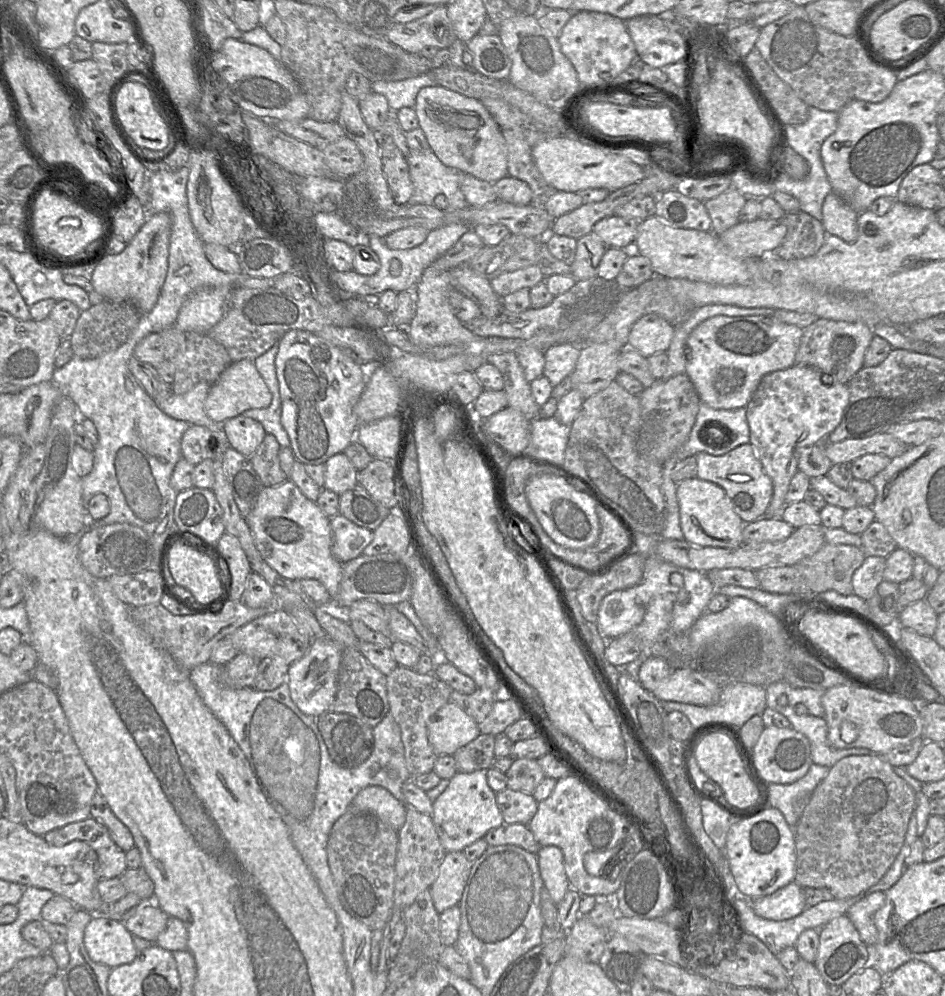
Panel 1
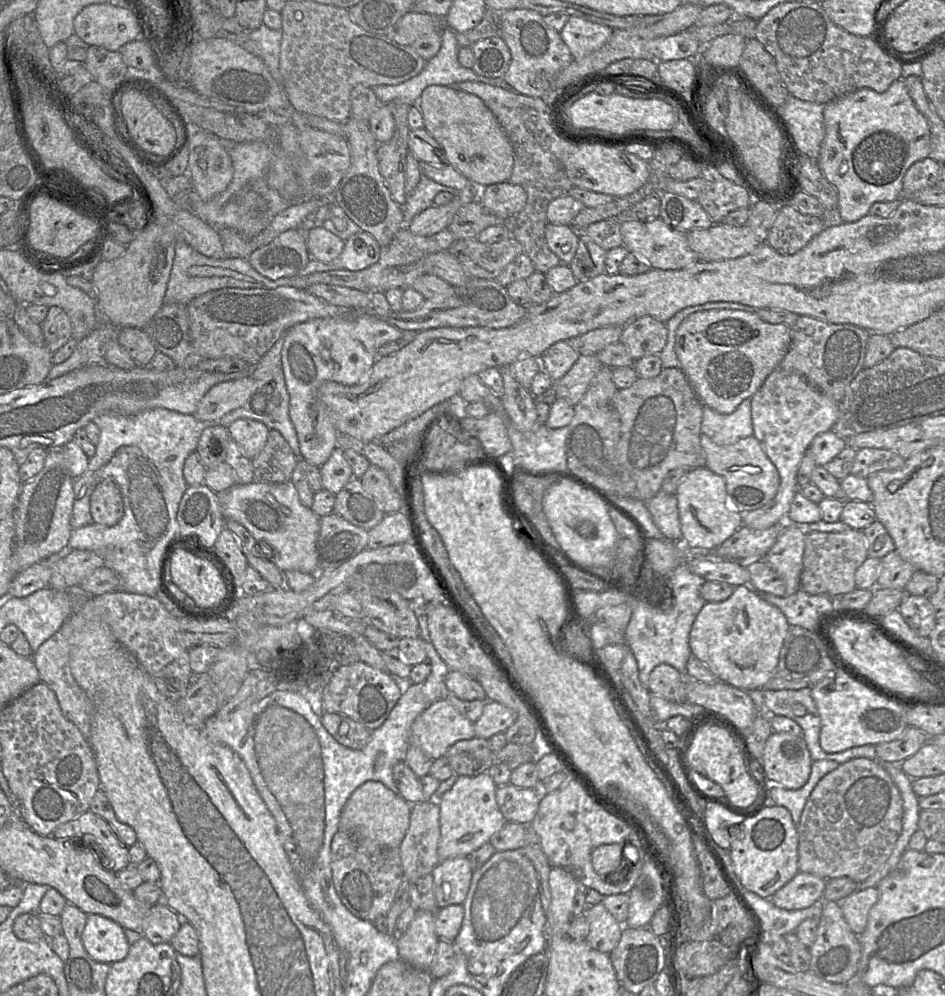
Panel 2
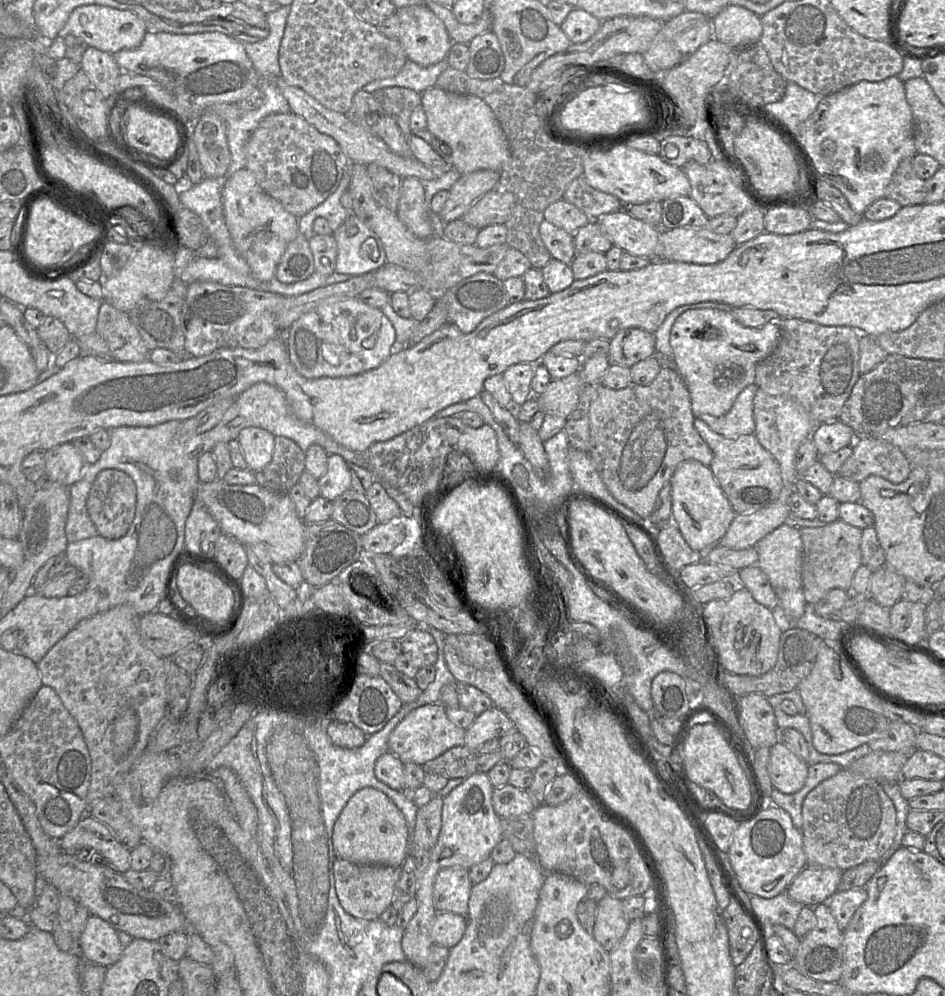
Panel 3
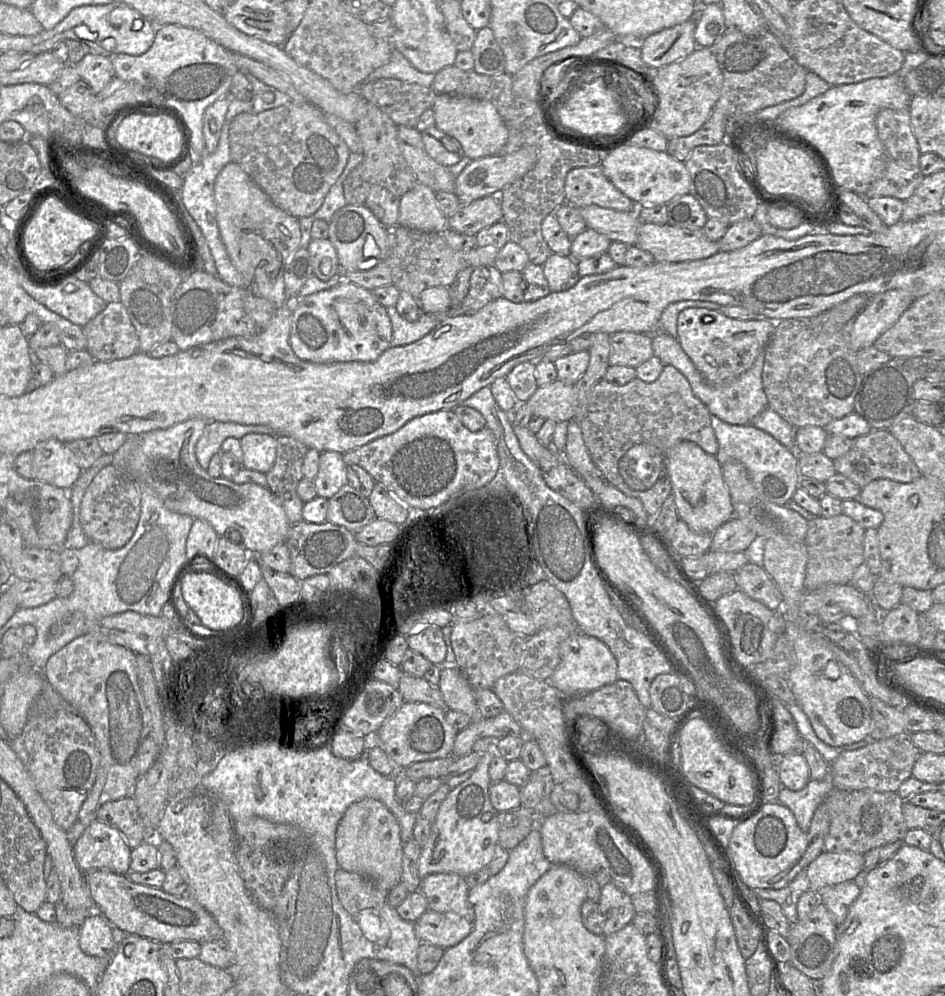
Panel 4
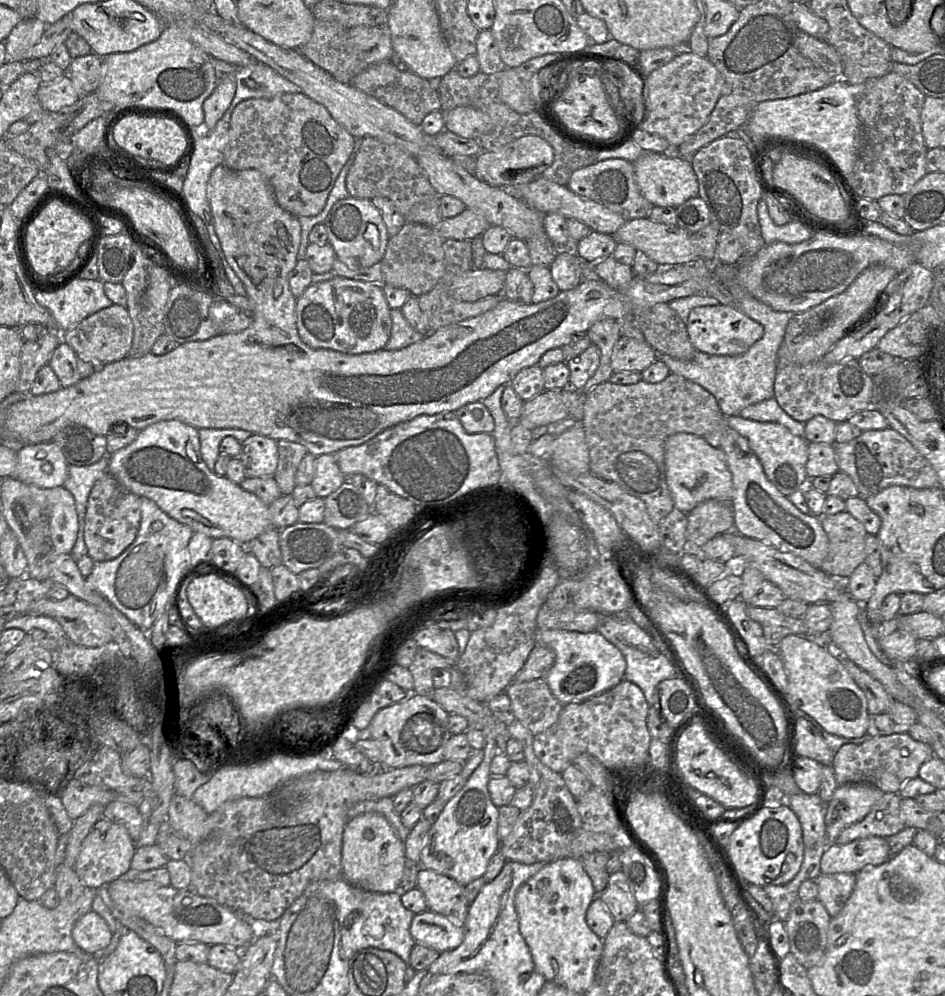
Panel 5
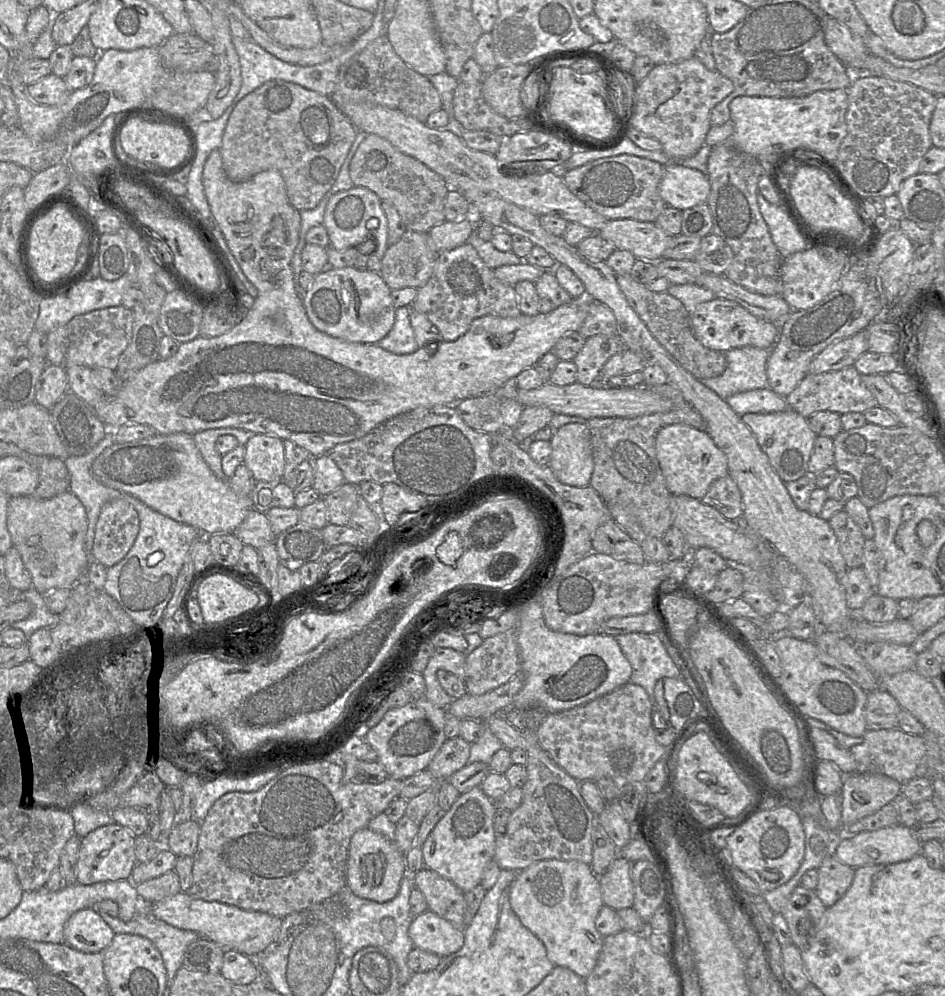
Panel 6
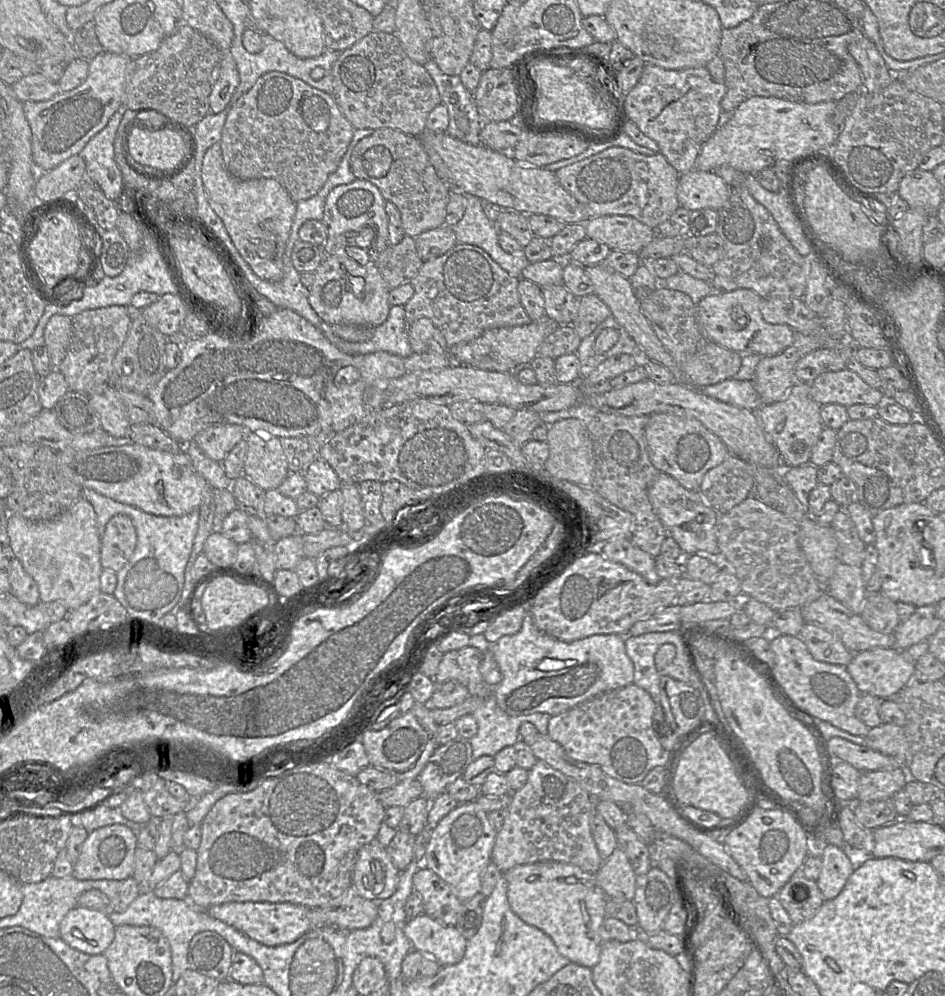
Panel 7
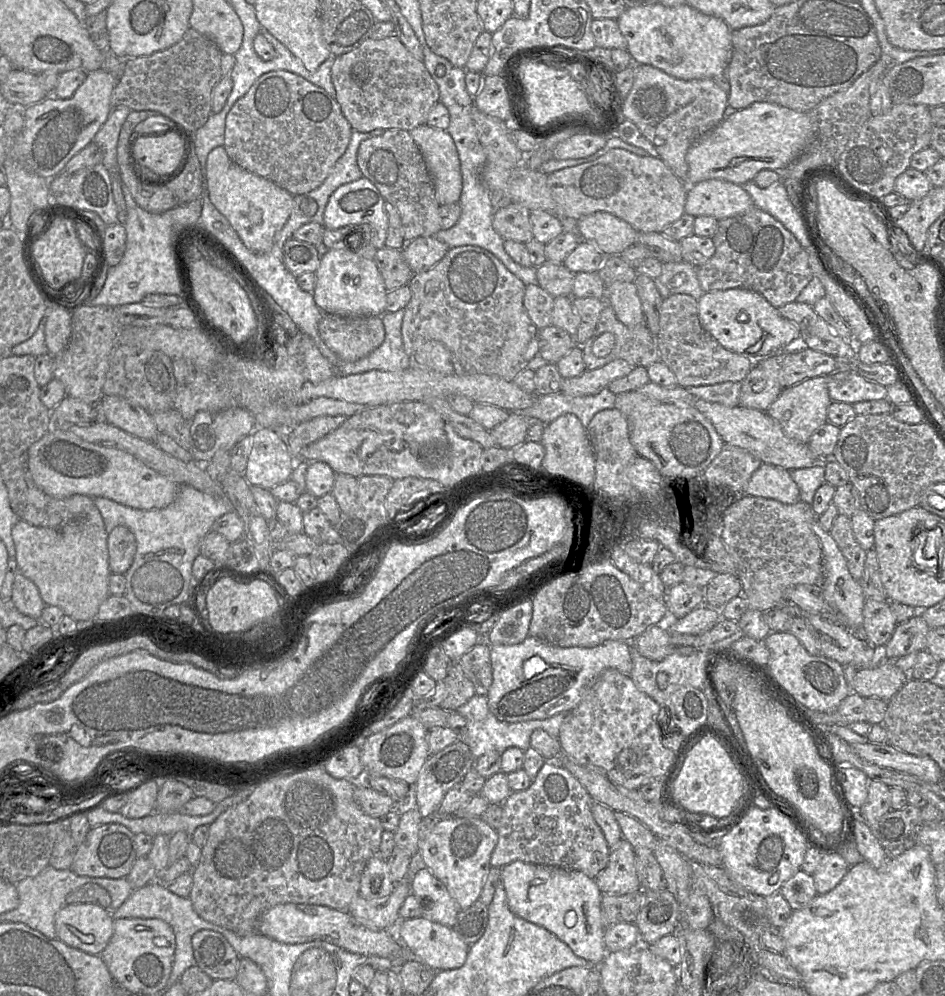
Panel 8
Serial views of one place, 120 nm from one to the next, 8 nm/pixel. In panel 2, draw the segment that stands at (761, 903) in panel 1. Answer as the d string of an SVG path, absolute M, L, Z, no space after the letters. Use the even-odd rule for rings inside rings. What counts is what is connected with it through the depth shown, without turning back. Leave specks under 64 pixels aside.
M798 872L792 880L776 891L771 902L784 910L808 908L823 897L826 880L809 873Z

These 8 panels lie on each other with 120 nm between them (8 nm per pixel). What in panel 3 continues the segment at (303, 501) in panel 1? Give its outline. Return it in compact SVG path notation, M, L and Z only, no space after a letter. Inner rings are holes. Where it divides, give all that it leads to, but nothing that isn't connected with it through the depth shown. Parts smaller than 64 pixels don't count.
M222 479L201 483L195 499L203 503L218 522L223 534L237 539L243 546L251 546L257 557L266 563L297 561L304 549L306 523L300 519L288 493L275 493L254 485L229 485Z

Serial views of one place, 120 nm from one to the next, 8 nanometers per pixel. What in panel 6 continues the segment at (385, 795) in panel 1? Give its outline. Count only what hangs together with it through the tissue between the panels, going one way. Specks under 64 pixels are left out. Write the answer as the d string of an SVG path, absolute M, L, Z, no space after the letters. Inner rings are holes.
M368 827L357 830L351 836L346 868L346 887L356 896L379 903L392 900L399 892L404 871L404 853L389 839Z

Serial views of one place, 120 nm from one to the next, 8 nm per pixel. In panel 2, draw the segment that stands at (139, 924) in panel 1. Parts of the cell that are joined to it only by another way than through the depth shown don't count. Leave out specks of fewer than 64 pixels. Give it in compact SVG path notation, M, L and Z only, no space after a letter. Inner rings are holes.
M164 902L155 903L143 919L141 933L152 943L169 943L183 921Z

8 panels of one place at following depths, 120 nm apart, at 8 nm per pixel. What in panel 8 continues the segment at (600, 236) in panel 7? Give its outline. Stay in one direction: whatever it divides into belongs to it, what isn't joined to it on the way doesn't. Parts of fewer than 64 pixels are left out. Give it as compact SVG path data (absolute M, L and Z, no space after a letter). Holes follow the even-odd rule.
M605 211L580 217L576 221L576 232L605 256L620 255L636 243L638 234L628 222Z

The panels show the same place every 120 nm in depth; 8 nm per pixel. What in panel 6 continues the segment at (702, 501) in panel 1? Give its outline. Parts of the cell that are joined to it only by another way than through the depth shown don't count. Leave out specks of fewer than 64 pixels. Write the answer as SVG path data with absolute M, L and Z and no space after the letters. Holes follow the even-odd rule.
M685 424L667 425L656 434L655 450L671 495L686 495L701 500L715 480L728 475L727 458L706 430Z

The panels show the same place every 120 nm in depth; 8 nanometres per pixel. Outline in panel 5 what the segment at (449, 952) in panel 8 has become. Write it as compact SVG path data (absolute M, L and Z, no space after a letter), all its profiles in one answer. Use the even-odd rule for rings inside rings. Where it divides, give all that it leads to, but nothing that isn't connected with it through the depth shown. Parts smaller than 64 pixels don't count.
M428 909L414 915L410 933L417 944L442 953L457 948L463 942L465 929L446 916Z

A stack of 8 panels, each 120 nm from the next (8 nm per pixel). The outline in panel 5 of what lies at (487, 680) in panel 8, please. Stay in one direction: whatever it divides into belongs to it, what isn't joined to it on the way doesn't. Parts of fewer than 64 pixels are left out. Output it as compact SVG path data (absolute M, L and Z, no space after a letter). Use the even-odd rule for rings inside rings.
M419 648L408 667L413 677L413 691L422 696L432 697L435 689L432 678L432 670L435 668L450 669L454 666L454 661L450 661L427 649Z

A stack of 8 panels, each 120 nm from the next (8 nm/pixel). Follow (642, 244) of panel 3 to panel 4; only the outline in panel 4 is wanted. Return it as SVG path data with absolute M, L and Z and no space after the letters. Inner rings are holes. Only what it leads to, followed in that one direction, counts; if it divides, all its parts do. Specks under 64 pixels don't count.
M595 204L579 208L587 228L628 246L635 245L640 225L636 212L621 212Z

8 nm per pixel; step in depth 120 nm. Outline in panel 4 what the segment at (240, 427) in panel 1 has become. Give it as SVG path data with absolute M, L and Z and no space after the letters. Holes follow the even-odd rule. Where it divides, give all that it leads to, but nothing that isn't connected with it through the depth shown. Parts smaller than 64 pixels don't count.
M249 433L240 441L243 452L243 468L267 473L273 467L277 445L275 435Z

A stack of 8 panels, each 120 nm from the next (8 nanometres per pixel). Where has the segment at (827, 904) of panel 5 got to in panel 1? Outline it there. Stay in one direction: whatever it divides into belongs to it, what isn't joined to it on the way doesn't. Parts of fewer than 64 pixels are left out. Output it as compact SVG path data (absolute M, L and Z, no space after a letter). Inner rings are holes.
M874 892L850 907L846 913L857 929L861 940L868 947L874 947L877 943L878 931L874 923L874 915L884 903L885 893Z

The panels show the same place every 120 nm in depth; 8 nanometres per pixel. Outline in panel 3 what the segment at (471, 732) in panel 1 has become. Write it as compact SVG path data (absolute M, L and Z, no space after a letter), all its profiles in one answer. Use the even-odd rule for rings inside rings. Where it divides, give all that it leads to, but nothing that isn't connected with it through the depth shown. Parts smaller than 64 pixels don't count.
M441 703L426 704L408 713L393 729L388 738L389 752L404 763L423 765L448 749L464 745L465 731L453 724L446 715L446 707Z

